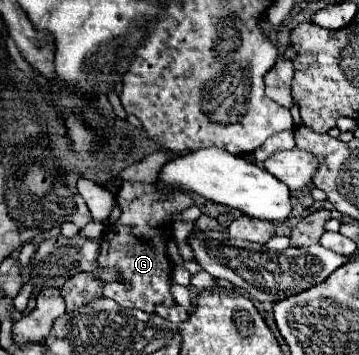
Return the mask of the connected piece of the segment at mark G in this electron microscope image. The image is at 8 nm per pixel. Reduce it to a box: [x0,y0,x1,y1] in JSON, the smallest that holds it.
[61,181,191,313]

